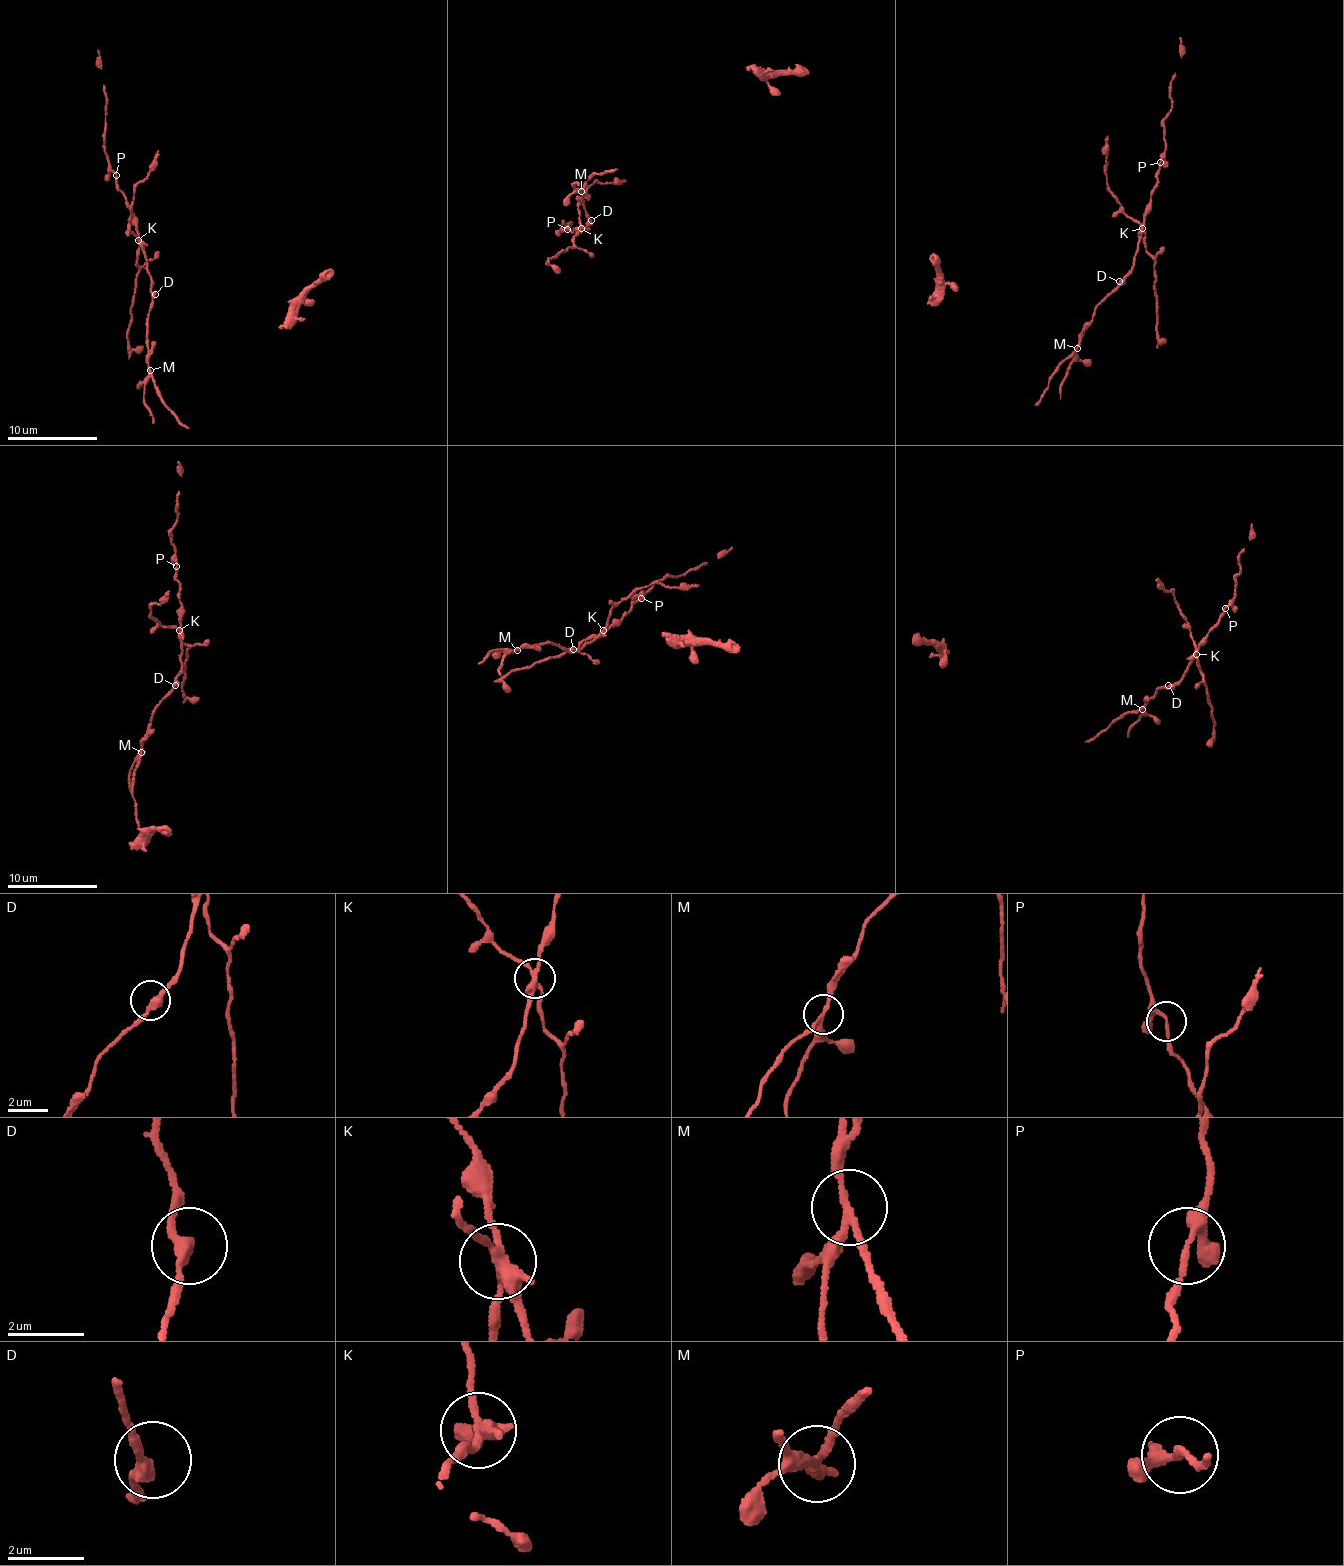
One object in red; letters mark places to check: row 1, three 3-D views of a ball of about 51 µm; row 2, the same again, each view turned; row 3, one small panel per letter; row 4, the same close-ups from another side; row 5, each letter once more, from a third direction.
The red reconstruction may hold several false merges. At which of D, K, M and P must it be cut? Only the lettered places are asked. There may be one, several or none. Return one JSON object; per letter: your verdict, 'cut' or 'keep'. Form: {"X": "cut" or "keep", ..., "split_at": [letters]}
{"D": "keep", "K": "cut", "M": "cut", "P": "keep", "split_at": ["K", "M"]}

